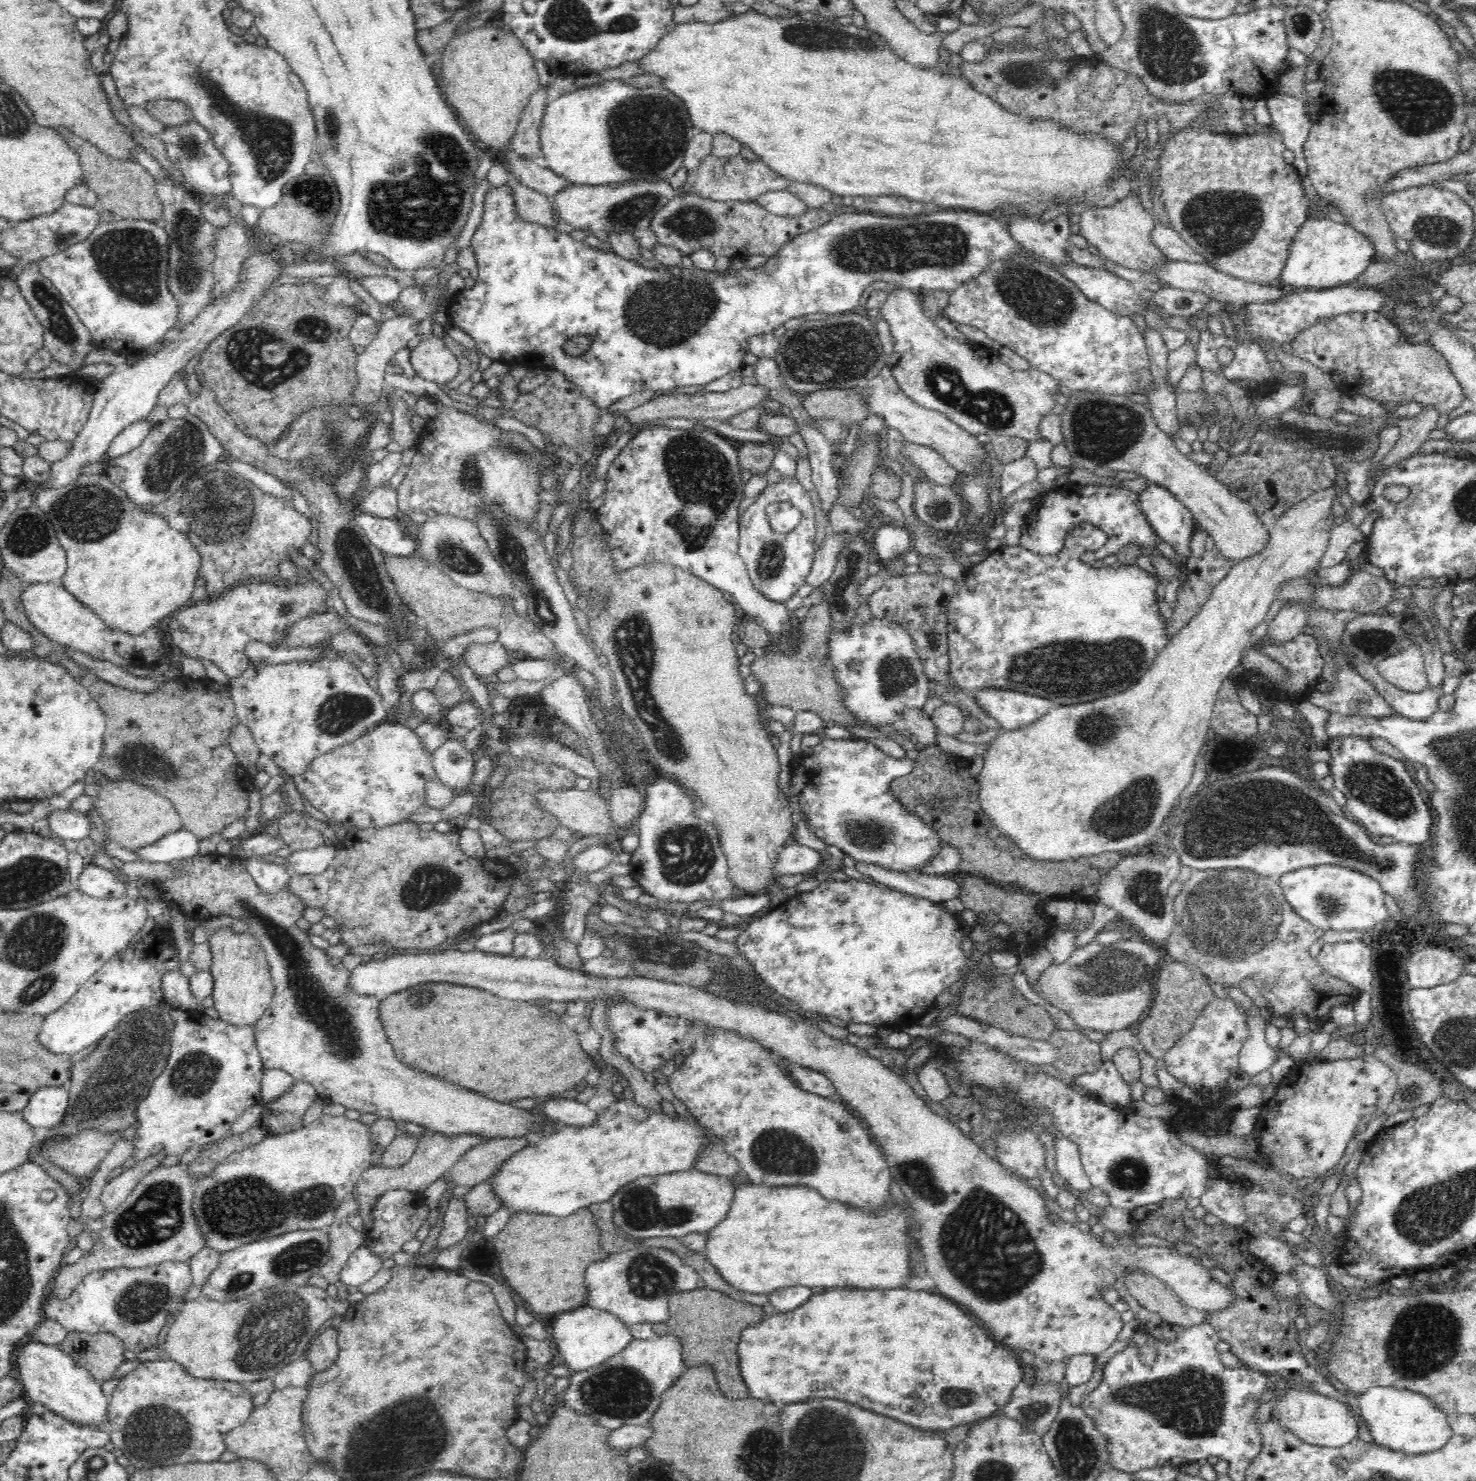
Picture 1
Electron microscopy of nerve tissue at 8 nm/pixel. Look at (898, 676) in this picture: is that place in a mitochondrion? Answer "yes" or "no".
yes

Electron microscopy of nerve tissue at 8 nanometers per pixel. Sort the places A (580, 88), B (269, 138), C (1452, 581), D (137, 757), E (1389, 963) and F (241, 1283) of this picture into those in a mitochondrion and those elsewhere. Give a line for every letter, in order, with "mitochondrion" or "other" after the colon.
A: other
B: mitochondrion
C: other
D: mitochondrion
E: other
F: mitochondrion

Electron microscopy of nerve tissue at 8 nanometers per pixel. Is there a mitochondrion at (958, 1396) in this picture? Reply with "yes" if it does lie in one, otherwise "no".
yes

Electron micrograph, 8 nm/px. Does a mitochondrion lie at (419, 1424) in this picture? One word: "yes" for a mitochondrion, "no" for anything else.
yes

